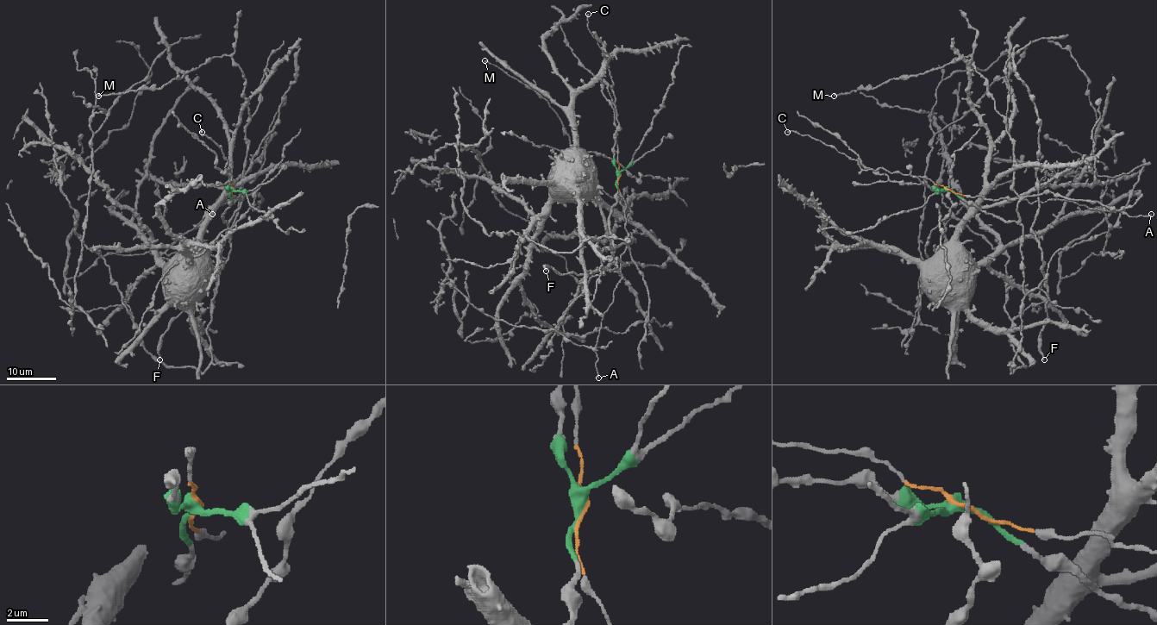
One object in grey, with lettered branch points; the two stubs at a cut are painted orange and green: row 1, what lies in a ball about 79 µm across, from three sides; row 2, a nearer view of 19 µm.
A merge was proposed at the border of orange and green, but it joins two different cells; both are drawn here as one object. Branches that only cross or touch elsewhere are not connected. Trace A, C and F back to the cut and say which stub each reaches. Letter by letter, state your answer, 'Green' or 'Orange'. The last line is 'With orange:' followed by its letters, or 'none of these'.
A: Orange
C: Orange
F: Green
With orange: A, C

